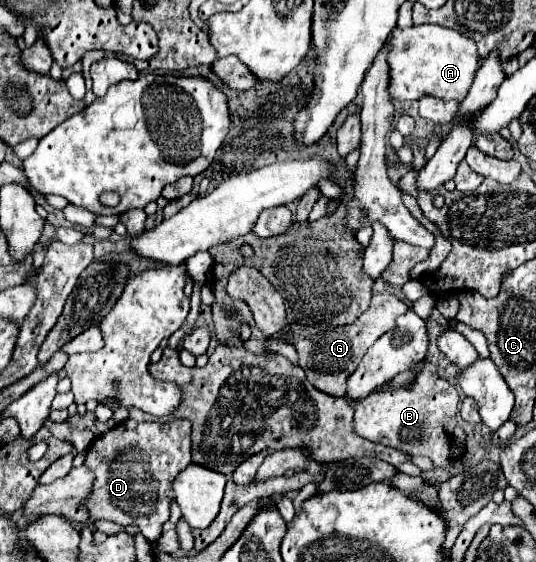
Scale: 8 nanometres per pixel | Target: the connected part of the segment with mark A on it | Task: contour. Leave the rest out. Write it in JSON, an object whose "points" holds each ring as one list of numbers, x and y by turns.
{"points":[[438,24,412,26,404,30,394,28,388,60,392,70,390,90,392,98,396,100,420,100,424,94,432,94,442,100,462,102,476,78,476,70,480,68,476,42,452,28]]}

